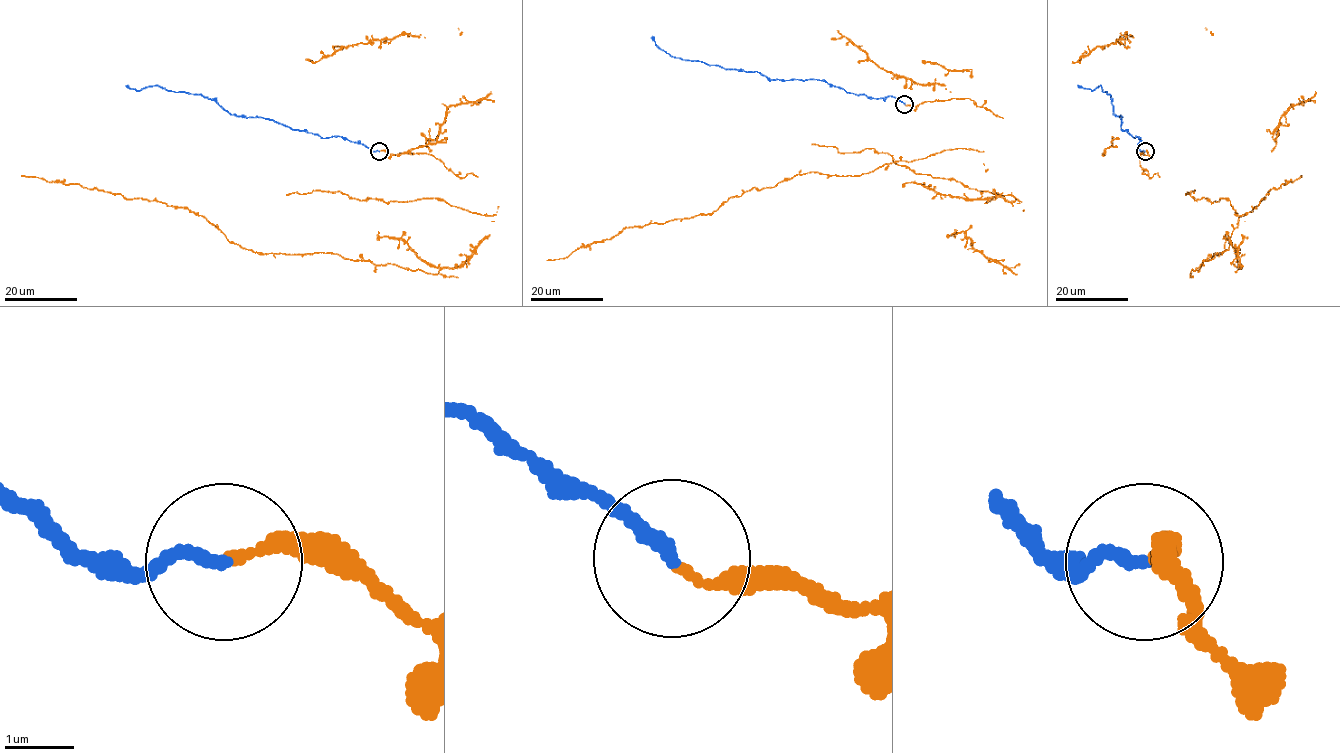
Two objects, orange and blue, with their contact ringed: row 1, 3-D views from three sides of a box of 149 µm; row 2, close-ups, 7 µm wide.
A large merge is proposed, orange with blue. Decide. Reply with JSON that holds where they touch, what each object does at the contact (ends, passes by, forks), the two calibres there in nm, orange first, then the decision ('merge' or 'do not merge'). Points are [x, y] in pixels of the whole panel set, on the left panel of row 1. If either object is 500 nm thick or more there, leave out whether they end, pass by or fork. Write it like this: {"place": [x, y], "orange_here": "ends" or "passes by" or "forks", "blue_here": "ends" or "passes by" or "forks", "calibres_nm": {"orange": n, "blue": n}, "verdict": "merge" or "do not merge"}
{"place": [379, 151], "orange_here": "ends", "blue_here": "ends", "calibres_nm": {"orange": 140, "blue": 190}, "verdict": "merge"}

